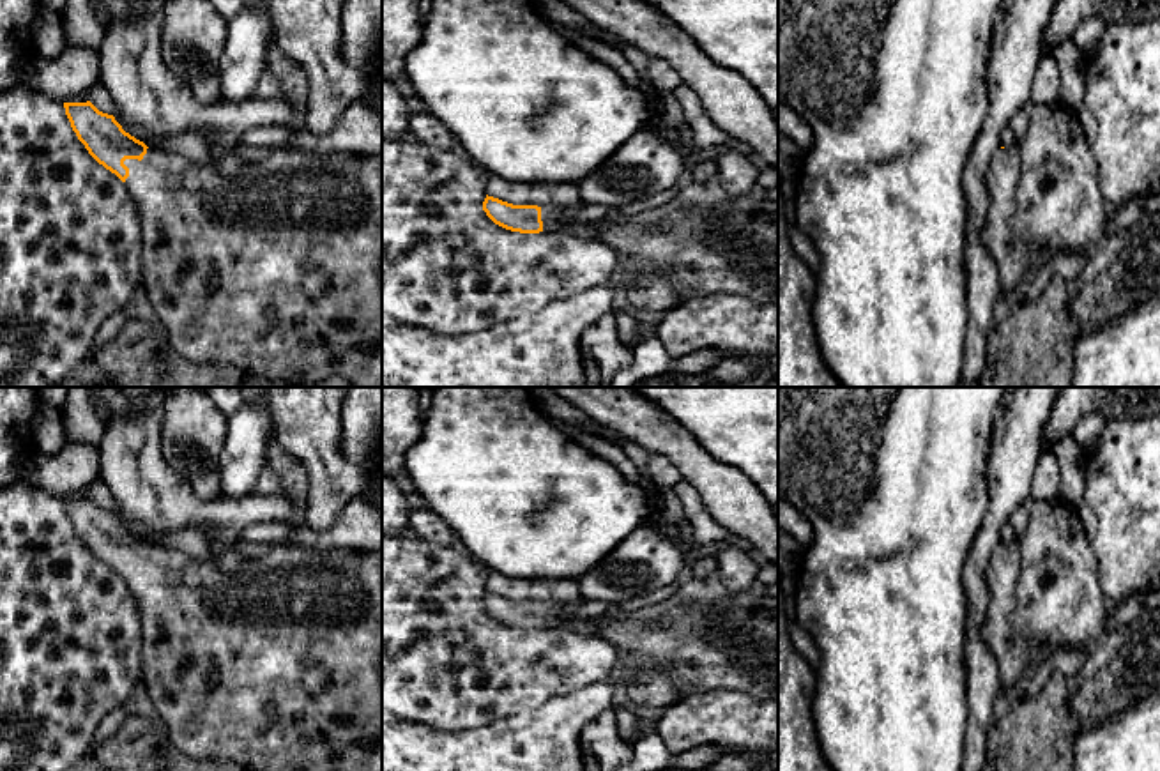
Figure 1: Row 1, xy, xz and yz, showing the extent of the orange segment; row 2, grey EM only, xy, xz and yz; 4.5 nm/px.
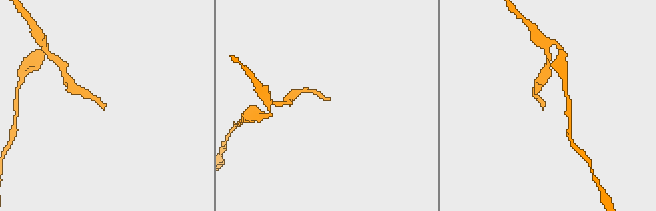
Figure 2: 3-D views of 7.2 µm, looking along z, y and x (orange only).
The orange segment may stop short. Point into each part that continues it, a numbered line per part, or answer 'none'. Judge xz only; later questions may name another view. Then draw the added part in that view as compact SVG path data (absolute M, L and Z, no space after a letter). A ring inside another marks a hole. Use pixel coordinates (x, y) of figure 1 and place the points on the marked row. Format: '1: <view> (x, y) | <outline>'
1: xz (554, 220) | M541 207L543 232L568 232L575 225L575 218L580 207Z

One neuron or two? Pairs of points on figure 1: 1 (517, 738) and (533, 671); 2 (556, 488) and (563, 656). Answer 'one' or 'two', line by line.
1: two
2: two

